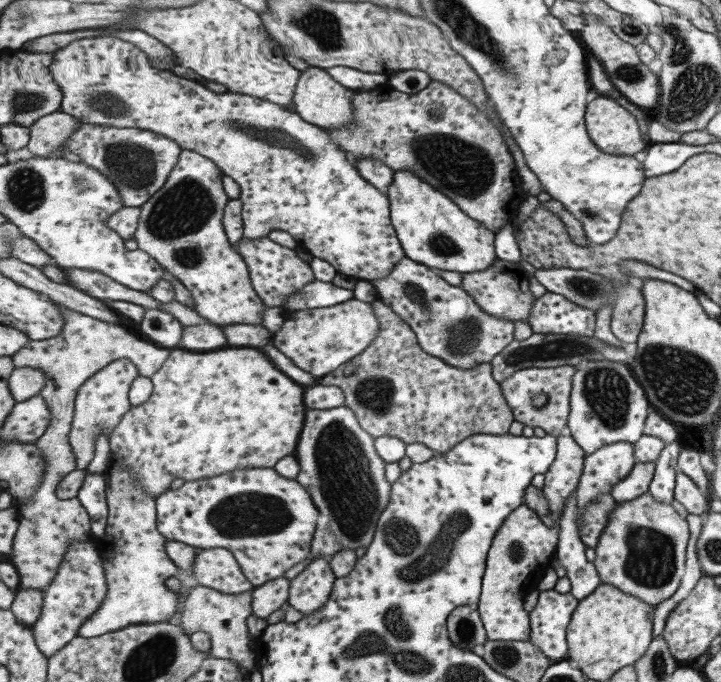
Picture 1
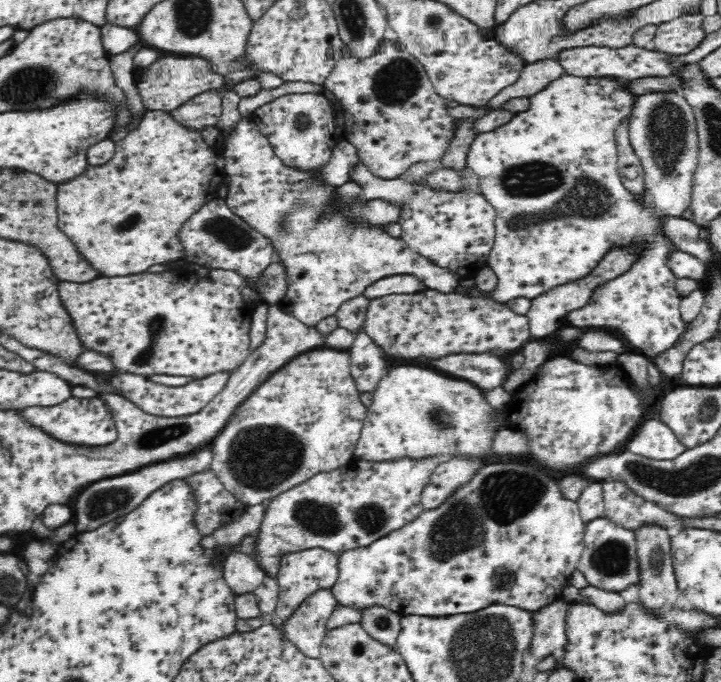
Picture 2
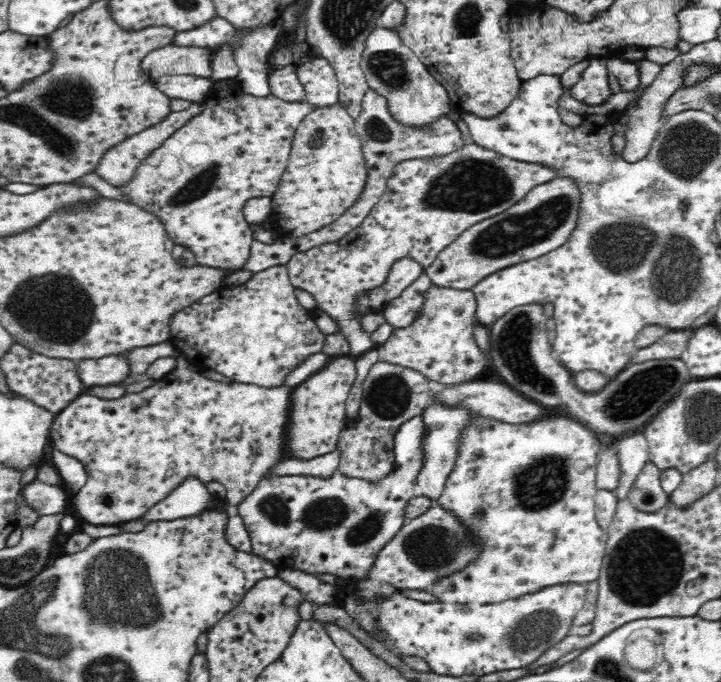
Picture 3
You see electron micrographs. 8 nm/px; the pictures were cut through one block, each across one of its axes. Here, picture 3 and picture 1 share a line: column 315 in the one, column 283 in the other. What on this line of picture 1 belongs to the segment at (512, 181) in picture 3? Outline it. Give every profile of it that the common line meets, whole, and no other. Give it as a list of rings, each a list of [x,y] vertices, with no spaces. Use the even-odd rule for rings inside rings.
[[[243,236],[239,240],[238,252],[248,262],[253,289],[257,290],[267,306],[284,307],[285,299],[289,299],[289,295],[293,295],[295,291],[300,291],[316,280],[316,274],[313,273],[309,262],[300,258],[295,250],[277,244],[277,241],[267,236],[259,240],[249,240]]]

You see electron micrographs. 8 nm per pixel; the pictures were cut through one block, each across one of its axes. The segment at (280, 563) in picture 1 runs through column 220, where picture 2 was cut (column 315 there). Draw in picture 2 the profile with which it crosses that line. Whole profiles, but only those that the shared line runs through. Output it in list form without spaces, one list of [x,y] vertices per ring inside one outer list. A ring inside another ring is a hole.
[[[440,455],[436,456],[425,456],[425,457],[396,457],[394,460],[387,461],[364,461],[362,459],[353,459],[350,464],[346,464],[336,470],[330,472],[321,472],[312,476],[310,480],[306,480],[305,483],[298,484],[294,488],[290,488],[286,492],[274,497],[268,503],[266,508],[266,514],[264,514],[264,521],[259,532],[256,533],[258,537],[258,564],[262,563],[262,568],[268,571],[269,576],[275,578],[277,573],[277,562],[279,561],[279,556],[286,551],[299,551],[300,549],[309,548],[323,548],[324,550],[339,553],[345,551],[346,549],[353,549],[356,547],[361,547],[362,545],[369,545],[373,540],[378,540],[382,536],[386,536],[389,532],[394,532],[398,528],[402,528],[406,524],[417,520],[418,516],[425,511],[425,508],[421,505],[421,494],[423,488],[427,485],[430,478],[431,472],[444,460],[444,457]]]

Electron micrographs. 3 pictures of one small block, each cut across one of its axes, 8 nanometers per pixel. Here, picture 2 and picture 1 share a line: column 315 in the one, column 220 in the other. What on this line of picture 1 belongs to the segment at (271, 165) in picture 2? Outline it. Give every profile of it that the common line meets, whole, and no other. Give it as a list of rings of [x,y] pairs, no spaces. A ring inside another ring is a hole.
[[[183,150],[180,162],[161,187],[141,209],[139,228],[135,233],[138,248],[150,255],[161,267],[173,274],[191,292],[194,310],[213,325],[264,325],[265,302],[253,289],[248,262],[229,240],[224,225],[224,214],[231,198],[224,189],[224,174],[208,156],[195,150]]]

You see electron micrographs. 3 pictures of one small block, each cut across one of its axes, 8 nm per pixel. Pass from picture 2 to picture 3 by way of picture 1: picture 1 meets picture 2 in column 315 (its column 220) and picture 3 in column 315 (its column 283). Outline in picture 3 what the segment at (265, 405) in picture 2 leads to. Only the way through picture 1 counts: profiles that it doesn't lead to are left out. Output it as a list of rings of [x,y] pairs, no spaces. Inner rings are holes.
[[[332,356],[318,370],[308,376],[302,384],[294,387],[291,406],[293,409],[290,421],[286,421],[283,426],[282,458],[298,459],[299,462],[305,460],[317,459],[318,456],[324,456],[326,453],[334,452],[338,448],[337,444],[341,438],[341,432],[347,426],[346,420],[346,399],[354,388],[354,382],[357,380],[357,368],[352,356]]]

